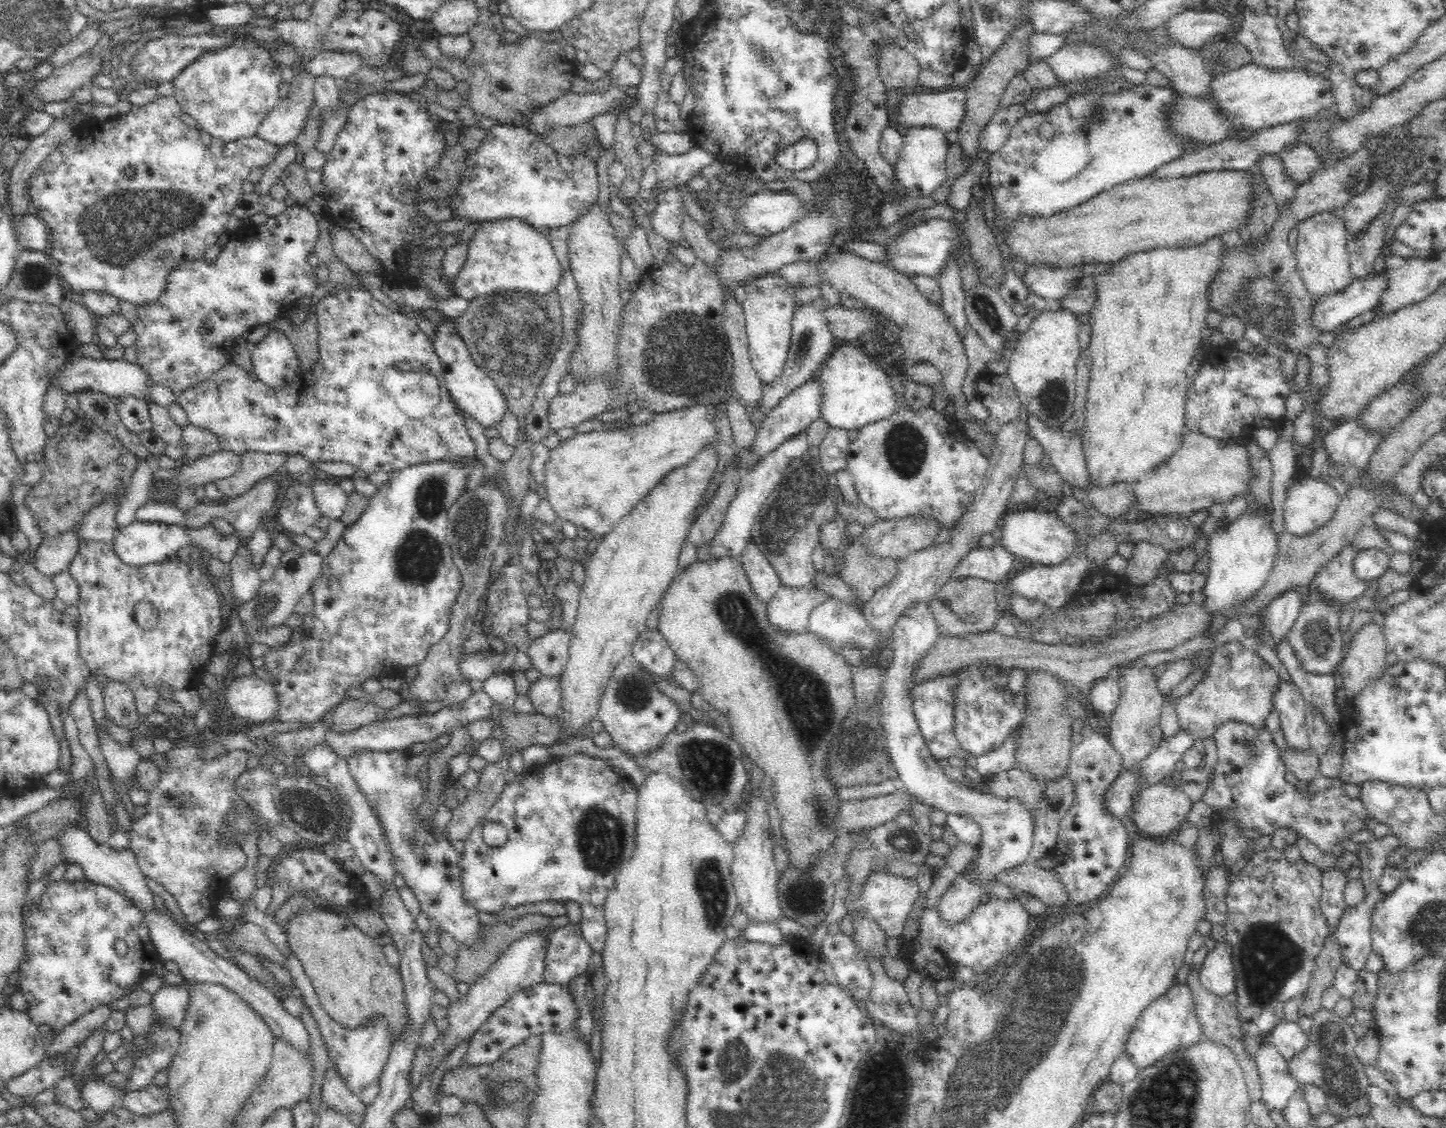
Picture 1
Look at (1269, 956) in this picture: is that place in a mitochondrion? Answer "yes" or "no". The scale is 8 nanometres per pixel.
yes

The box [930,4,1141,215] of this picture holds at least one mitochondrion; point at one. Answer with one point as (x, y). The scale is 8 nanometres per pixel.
(1094, 114)

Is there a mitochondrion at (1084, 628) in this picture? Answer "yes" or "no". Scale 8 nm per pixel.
yes

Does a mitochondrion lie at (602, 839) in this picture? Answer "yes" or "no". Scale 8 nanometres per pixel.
yes

